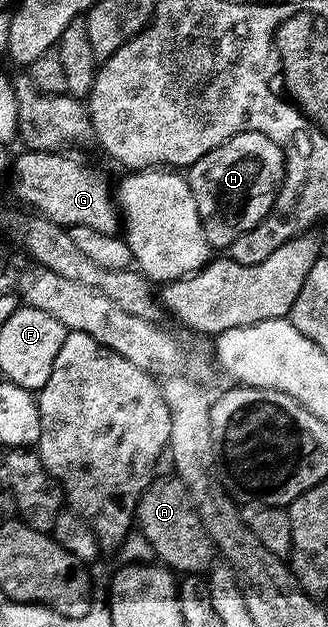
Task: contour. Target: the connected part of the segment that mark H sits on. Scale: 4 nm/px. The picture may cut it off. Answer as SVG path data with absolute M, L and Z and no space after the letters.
M242 131L229 141L205 153L186 172L185 178L197 201L197 213L201 217L201 229L205 229L205 241L213 249L230 248L241 233L253 229L273 209L273 201L283 184L285 173L283 151L265 133Z

